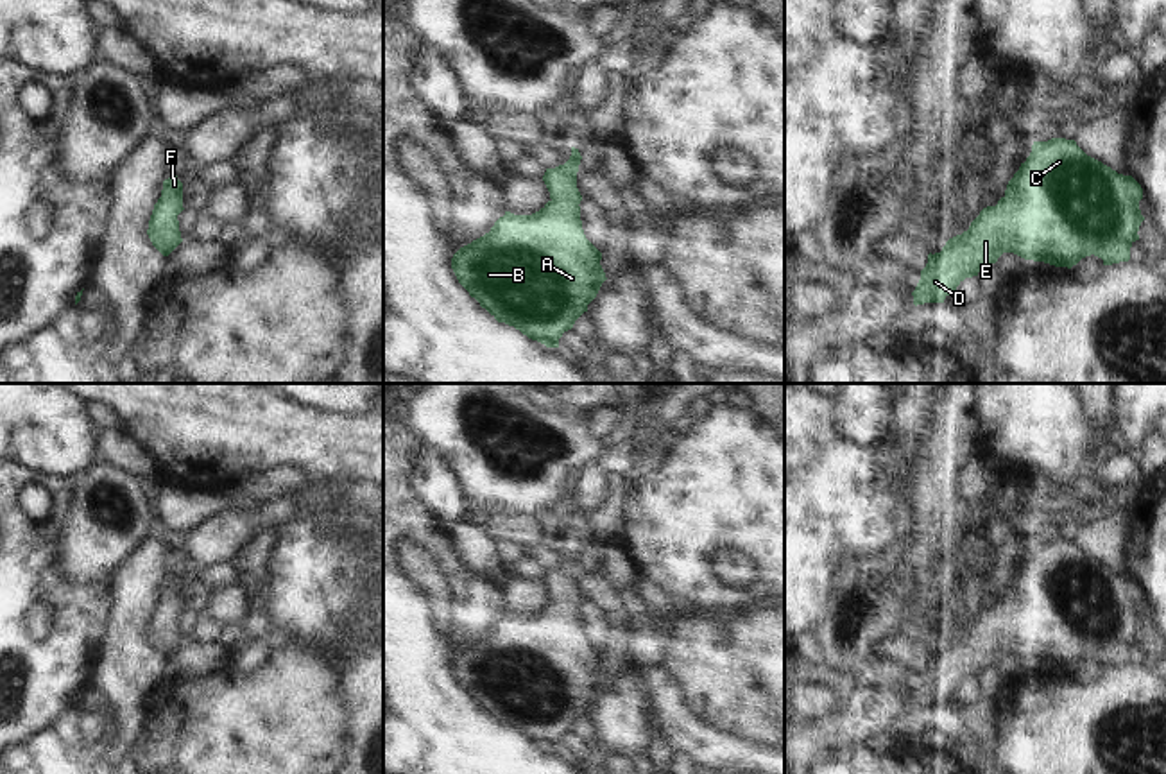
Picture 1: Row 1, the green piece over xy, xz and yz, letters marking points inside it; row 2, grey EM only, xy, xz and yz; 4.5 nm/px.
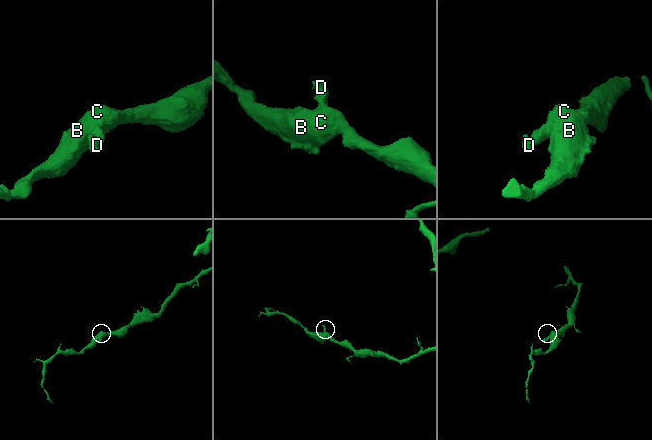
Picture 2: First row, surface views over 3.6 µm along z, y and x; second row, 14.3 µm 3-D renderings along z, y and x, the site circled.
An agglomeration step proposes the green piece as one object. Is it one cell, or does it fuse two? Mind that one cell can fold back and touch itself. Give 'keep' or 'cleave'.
keep

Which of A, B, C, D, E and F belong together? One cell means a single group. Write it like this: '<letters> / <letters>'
A B C D E F

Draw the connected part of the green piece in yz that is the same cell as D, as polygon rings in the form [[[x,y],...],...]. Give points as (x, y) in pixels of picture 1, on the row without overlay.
[[[1075,541],[1033,543],[1030,557],[1008,582],[998,606],[983,609],[969,631],[949,640],[940,654],[928,656],[912,693],[913,706],[944,704],[965,679],[978,677],[1003,654],[1067,670],[1091,656],[1102,659],[1103,666],[1128,663],[1145,622],[1141,600],[1143,589],[1132,577],[1118,575],[1087,557]]]

